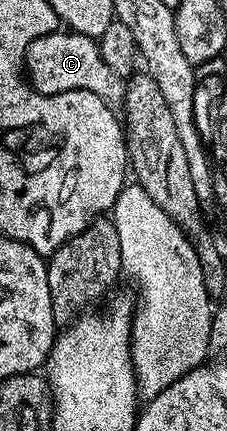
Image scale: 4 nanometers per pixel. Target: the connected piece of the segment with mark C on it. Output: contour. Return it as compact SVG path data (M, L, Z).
M59 29L50 35L41 35L36 41L32 41L32 45L28 45L24 75L30 86L41 95L91 91L111 105L121 104L124 99L123 76L116 74L106 64L99 44L86 35L69 29Z

